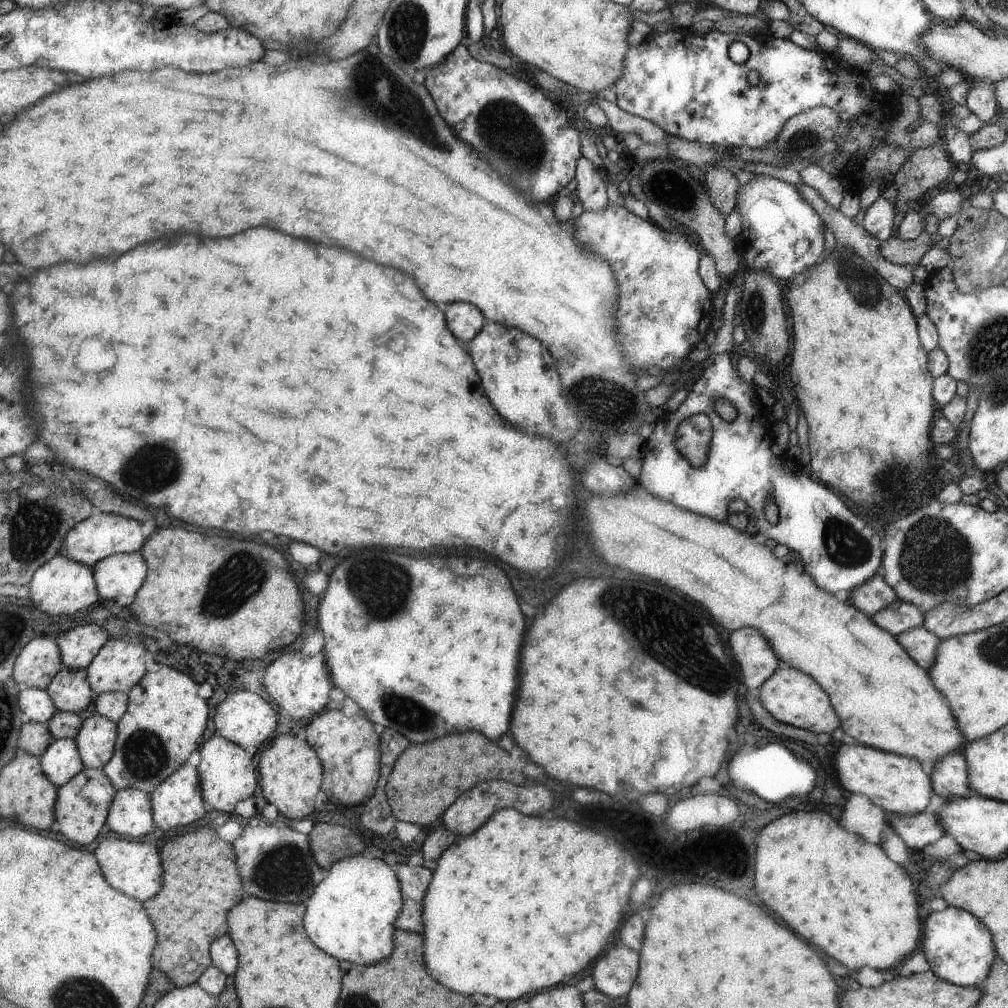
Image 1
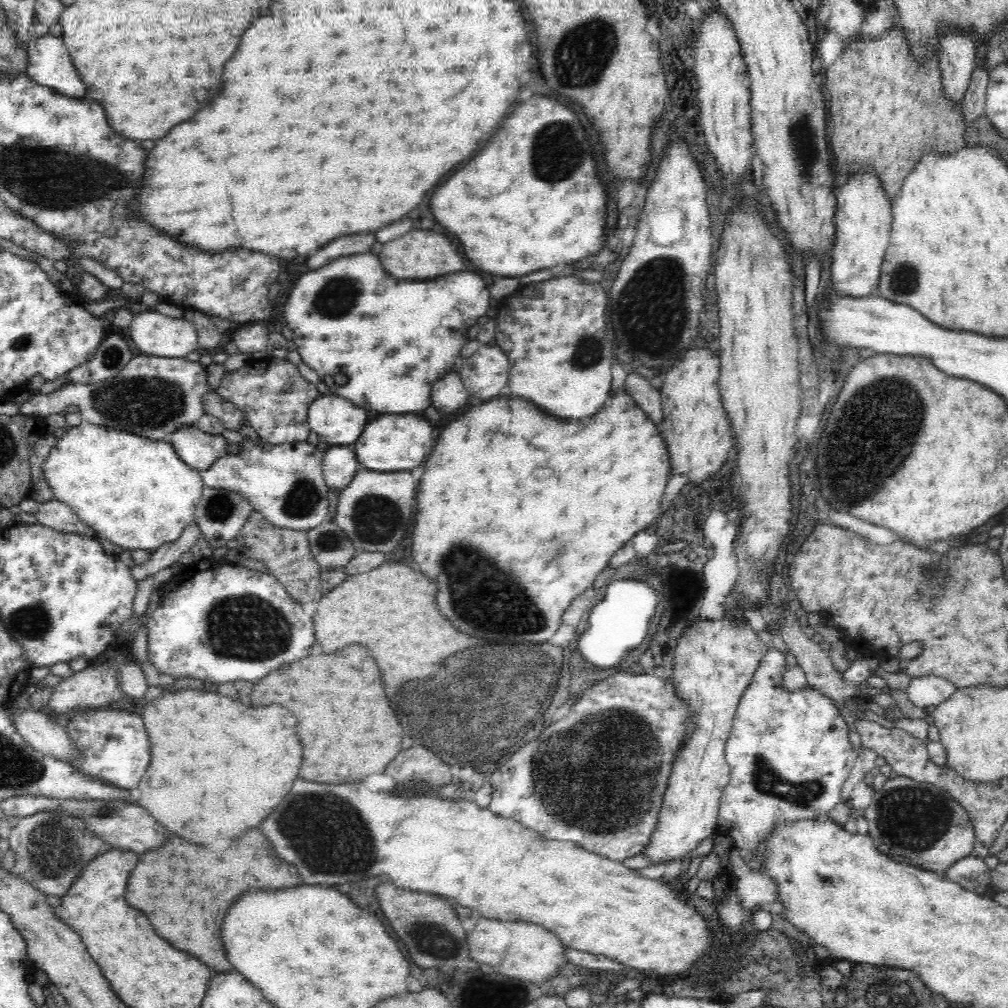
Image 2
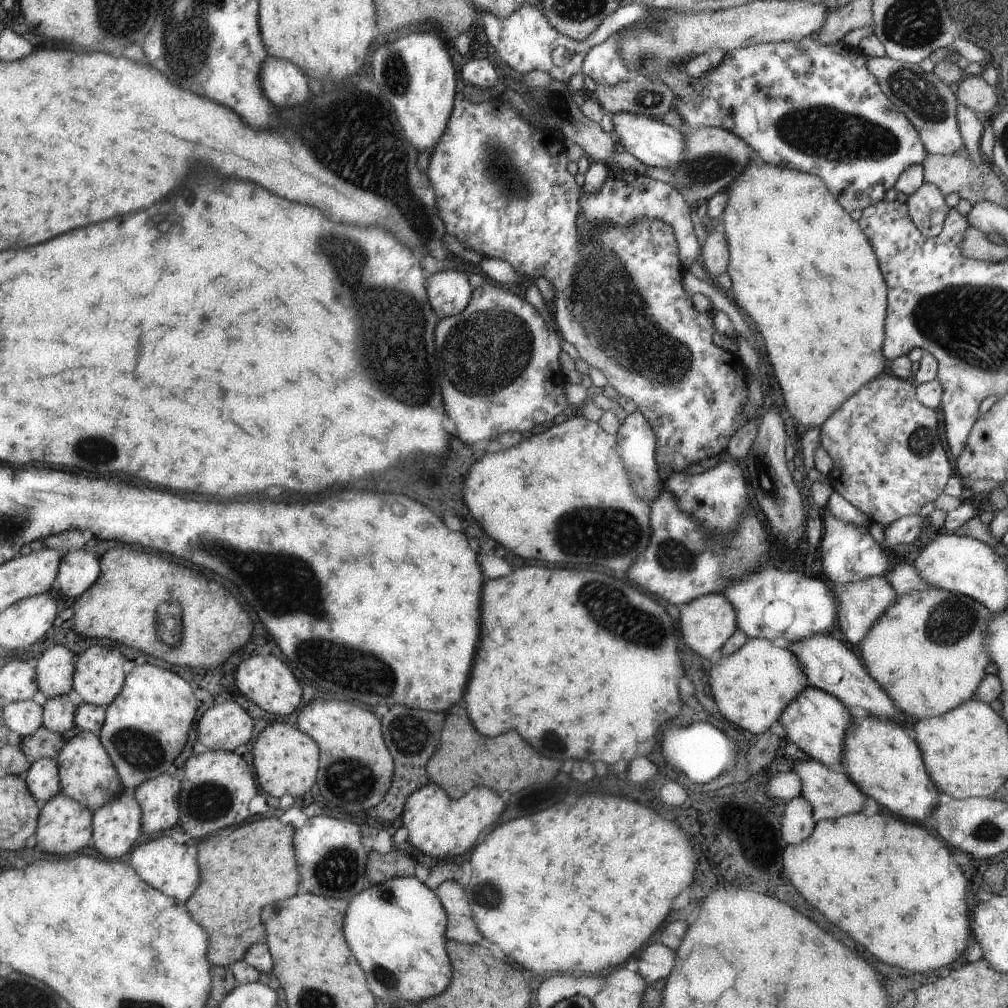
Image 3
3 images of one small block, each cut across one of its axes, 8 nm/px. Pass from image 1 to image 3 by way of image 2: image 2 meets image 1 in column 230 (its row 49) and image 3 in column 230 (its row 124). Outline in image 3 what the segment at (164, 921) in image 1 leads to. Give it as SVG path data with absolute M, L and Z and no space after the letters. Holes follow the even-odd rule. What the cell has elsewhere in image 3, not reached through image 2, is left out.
M268 817L252 819L230 828L228 832L211 835L211 838L202 839L196 845L195 853L199 870L203 870L203 882L199 882L199 890L186 900L187 910L191 910L191 918L199 922L209 935L209 945L206 948L206 958L213 966L229 967L240 961L246 950L255 943L263 943L266 938L266 927L261 919L263 906L271 902L292 897L297 892L299 882L302 882L298 871L298 863L294 855L295 826L285 824L278 818Z

